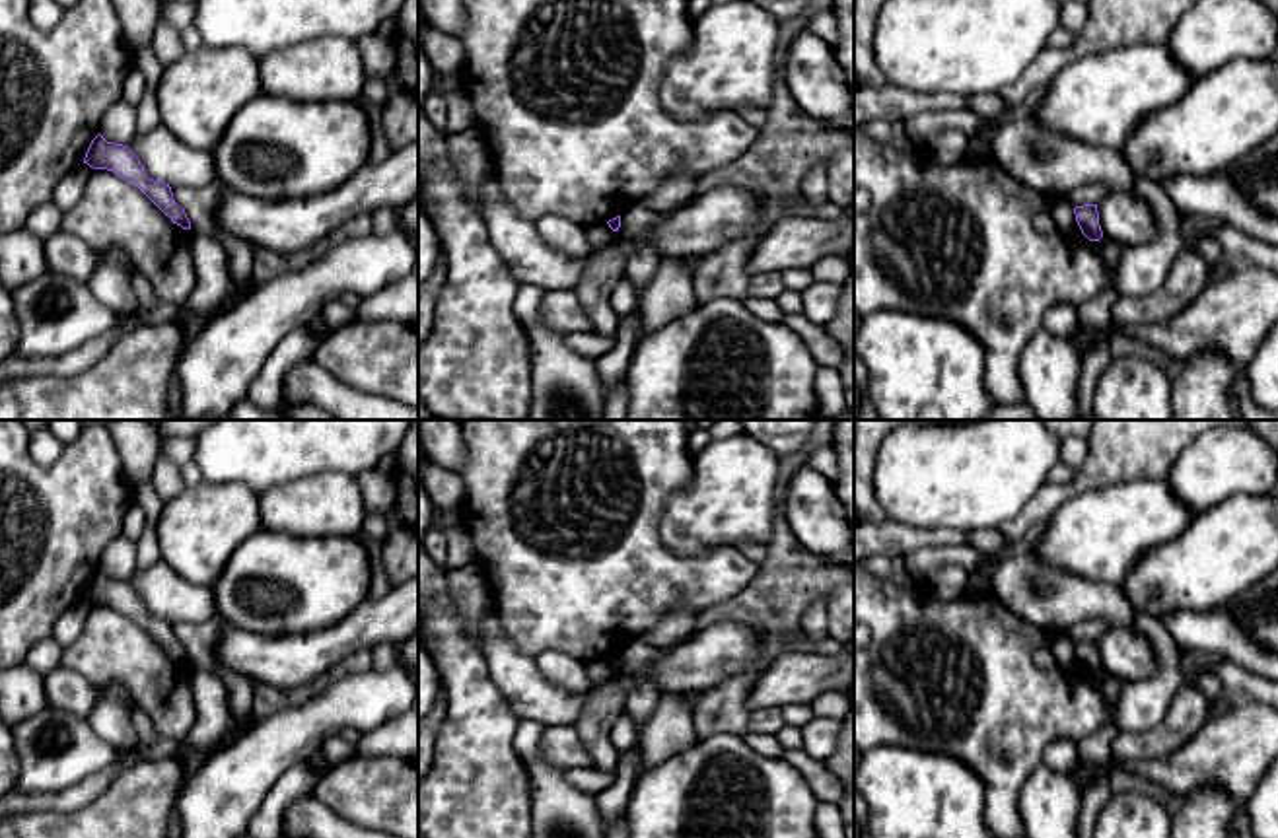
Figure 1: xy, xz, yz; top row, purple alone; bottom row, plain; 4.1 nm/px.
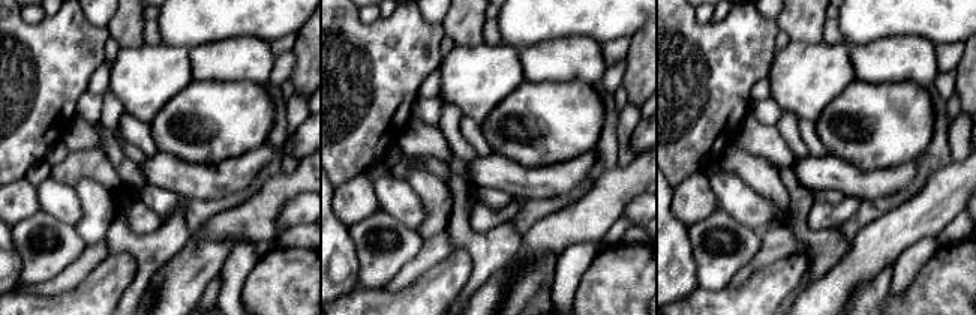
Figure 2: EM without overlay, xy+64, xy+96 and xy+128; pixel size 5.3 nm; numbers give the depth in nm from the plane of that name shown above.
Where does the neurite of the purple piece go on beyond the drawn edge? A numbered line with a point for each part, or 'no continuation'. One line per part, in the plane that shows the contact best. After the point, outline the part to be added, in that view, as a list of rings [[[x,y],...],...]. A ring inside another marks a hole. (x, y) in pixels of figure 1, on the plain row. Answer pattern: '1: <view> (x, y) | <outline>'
no continuation

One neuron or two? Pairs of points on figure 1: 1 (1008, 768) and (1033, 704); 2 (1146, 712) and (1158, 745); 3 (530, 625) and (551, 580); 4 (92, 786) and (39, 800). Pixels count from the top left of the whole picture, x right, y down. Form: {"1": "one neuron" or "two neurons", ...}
{"1": "one neuron", "2": "two neurons", "3": "one neuron", "4": "one neuron"}

